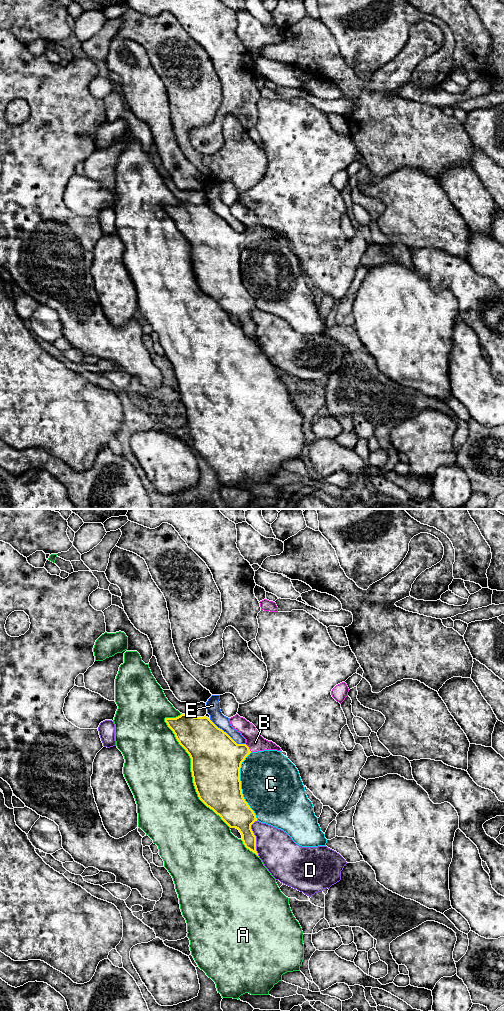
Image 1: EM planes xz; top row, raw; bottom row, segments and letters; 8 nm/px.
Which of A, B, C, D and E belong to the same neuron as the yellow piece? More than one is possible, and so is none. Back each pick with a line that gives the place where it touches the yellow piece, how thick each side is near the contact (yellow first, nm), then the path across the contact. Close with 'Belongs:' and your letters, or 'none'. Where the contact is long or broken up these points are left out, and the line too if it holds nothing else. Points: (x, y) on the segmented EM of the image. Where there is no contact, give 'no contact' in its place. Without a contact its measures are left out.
B: meets yellow in xz at (248, 747); 360 nm thick on the yellow side, 140 nm on the other; runs through xz (219, 758), (235, 754), (248, 747), (255, 742)
Belongs: B

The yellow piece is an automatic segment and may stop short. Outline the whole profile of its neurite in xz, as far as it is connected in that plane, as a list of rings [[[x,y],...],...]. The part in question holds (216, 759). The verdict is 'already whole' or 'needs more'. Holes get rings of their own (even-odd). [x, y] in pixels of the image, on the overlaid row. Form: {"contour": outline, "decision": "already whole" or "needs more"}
{"contour": [[[181,714],[176,718],[165,718],[165,722],[175,734],[177,741],[191,758],[193,783],[199,799],[219,815],[230,828],[238,829],[245,847],[258,856],[256,836],[251,829],[251,825],[257,821],[257,818],[243,797],[240,768],[251,752],[282,750],[272,741],[264,739],[252,723],[238,714],[229,718],[229,721],[231,726],[246,739],[245,744],[237,744],[206,716],[194,717],[189,714]]], "decision": "needs more"}

